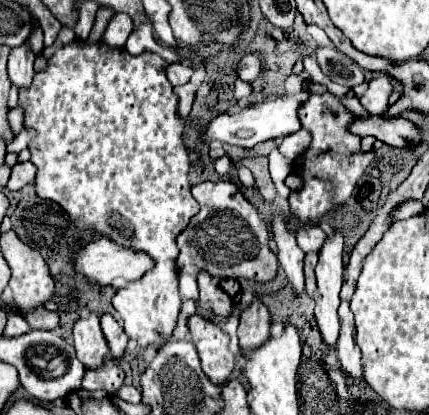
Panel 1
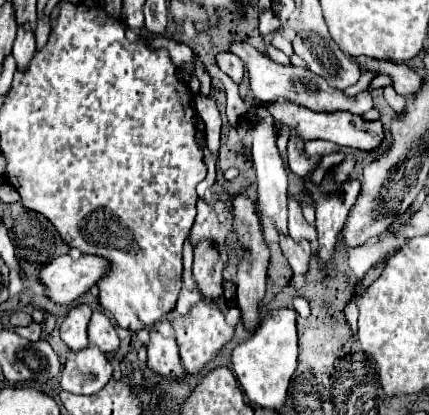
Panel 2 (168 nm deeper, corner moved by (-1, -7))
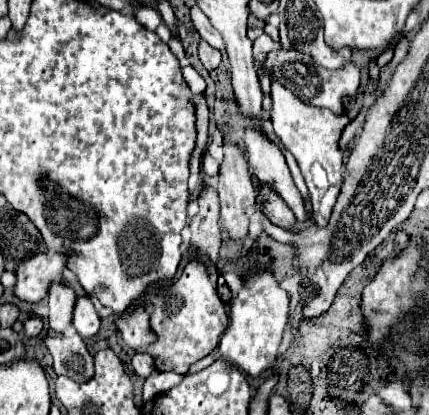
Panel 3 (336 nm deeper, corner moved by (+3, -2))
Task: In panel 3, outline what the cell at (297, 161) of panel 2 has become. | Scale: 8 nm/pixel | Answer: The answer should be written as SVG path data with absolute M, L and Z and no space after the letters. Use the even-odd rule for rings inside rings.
M270 76L270 98L272 98L272 110L270 120L274 124L276 136L282 140L284 148L288 148L304 176L304 182L308 186L310 198L312 198L312 210L316 226L324 228L328 224L332 206L340 194L342 186L342 170L344 170L344 156L338 146L344 126L348 124L348 118L344 114L332 114L324 108L314 108L296 98L290 90L286 90L274 76Z

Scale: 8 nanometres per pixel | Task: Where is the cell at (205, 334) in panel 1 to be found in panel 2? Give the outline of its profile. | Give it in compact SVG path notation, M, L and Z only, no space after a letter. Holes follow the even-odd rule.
M204 301L194 305L186 315L178 315L172 321L172 327L176 331L176 341L180 347L180 355L184 357L184 367L188 373L198 375L214 357L222 353L222 349L232 341L234 337L234 327L226 325L226 319L220 311L212 309Z

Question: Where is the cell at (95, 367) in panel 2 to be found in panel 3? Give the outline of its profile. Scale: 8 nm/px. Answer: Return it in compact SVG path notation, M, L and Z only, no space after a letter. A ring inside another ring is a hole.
M76 332L42 338L56 362L56 374L64 374L76 382L86 382L92 376L92 354L88 354L84 340Z

